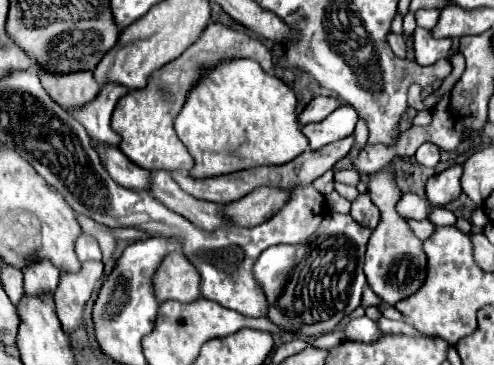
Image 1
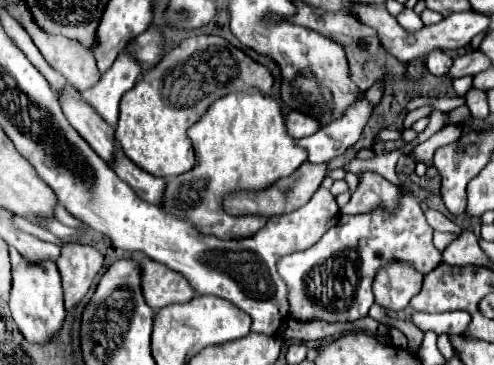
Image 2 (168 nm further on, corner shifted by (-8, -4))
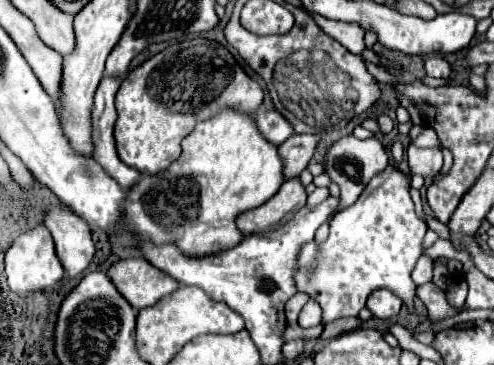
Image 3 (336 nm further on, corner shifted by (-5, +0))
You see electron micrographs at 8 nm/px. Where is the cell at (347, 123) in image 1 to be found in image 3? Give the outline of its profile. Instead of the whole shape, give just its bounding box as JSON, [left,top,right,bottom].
[279,134,319,178]

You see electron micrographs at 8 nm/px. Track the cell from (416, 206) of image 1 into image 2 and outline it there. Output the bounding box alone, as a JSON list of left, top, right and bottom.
[426,210,462,236]

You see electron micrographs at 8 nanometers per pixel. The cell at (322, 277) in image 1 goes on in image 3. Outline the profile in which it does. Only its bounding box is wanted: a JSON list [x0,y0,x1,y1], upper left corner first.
[295,166,427,322]

